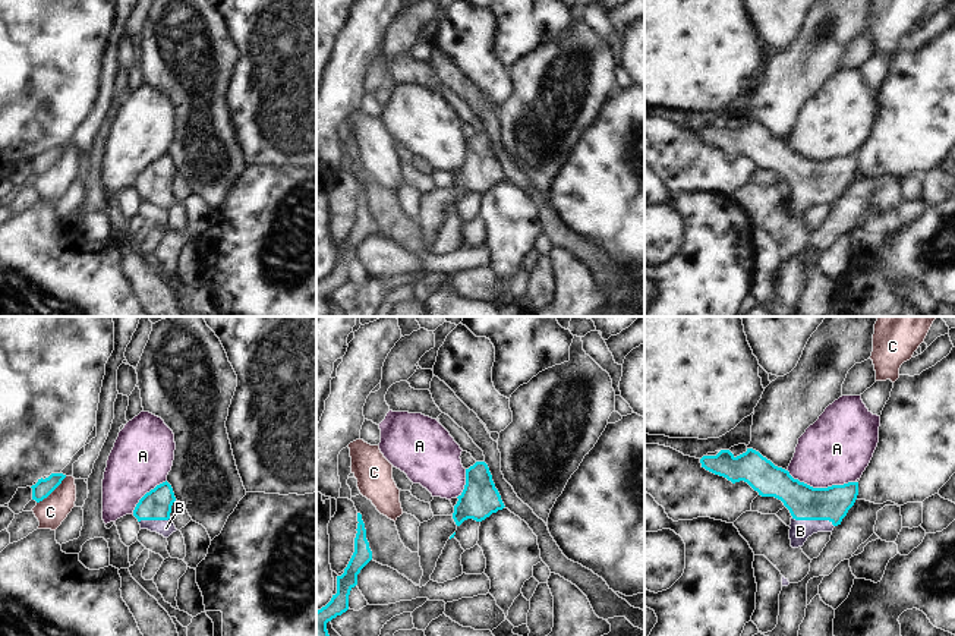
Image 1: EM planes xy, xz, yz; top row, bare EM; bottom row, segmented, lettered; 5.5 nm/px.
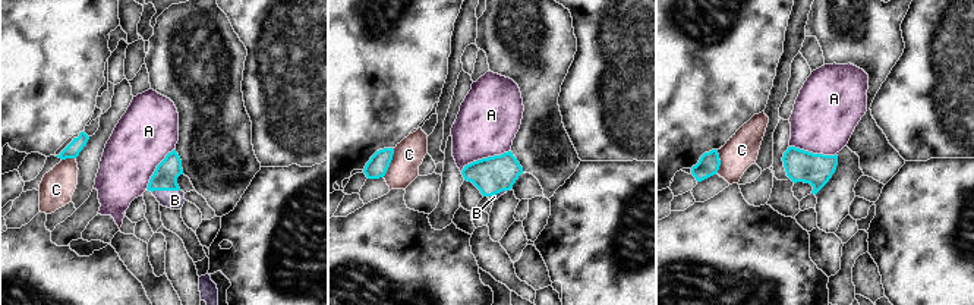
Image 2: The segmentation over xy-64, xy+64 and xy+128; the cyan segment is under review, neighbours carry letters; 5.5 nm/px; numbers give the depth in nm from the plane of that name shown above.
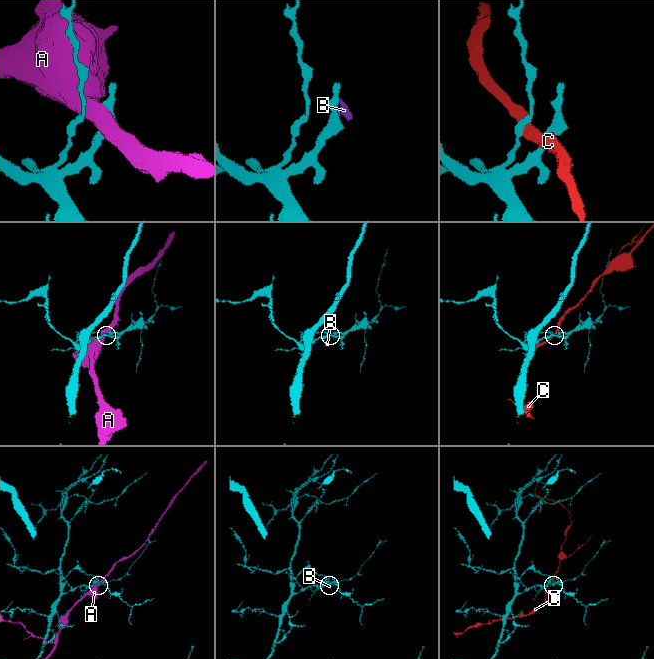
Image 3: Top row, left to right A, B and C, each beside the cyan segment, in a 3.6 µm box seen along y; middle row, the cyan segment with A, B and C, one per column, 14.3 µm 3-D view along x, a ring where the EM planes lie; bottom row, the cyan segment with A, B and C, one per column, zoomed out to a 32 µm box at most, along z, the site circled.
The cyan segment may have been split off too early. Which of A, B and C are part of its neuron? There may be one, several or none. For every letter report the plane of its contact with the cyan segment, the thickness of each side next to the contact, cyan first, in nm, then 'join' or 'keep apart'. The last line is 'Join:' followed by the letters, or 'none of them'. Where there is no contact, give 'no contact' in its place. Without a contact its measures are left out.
A: yz | 190/380 nm | keep apart
B: yz | 190/110 nm | join
C: xy | 100/160 nm | keep apart
Join: B

